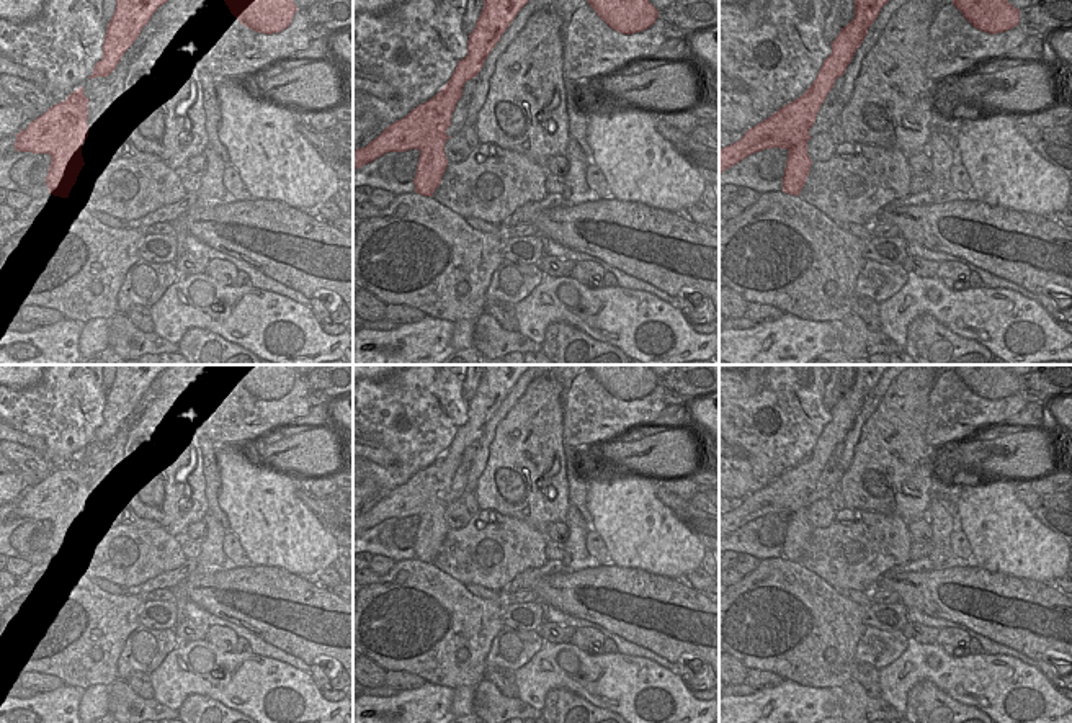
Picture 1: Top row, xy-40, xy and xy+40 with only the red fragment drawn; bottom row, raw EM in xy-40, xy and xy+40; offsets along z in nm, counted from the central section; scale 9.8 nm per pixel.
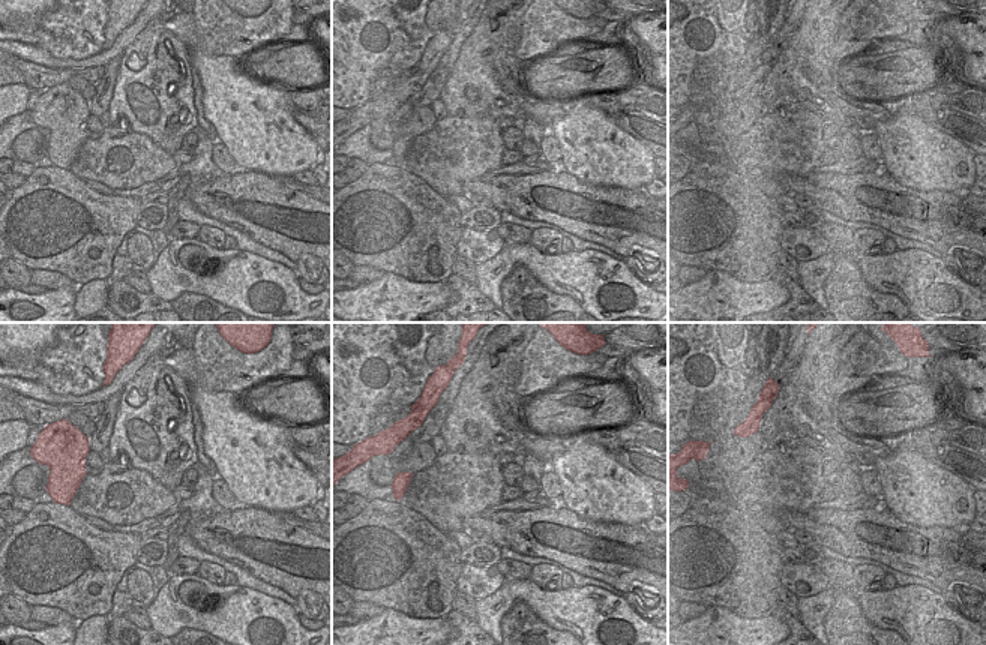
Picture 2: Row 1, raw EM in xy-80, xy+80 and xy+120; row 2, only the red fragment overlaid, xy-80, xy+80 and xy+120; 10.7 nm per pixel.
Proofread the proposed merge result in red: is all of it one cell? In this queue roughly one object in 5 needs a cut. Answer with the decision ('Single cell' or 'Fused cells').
Single cell

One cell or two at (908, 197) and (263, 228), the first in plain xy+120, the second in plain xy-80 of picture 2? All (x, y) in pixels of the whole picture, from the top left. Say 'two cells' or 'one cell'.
one cell

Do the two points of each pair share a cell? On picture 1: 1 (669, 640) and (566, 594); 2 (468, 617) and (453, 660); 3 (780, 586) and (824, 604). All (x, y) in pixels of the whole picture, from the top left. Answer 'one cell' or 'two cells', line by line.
1: one cell
2: one cell
3: one cell

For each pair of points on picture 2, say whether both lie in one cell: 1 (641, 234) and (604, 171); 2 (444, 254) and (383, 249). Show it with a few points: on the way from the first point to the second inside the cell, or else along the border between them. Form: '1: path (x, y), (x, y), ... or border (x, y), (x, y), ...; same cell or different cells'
1: border (577, 177), (593, 185), (643, 189); different cells
2: path (429, 257), (422, 249), (398, 249); same cell

